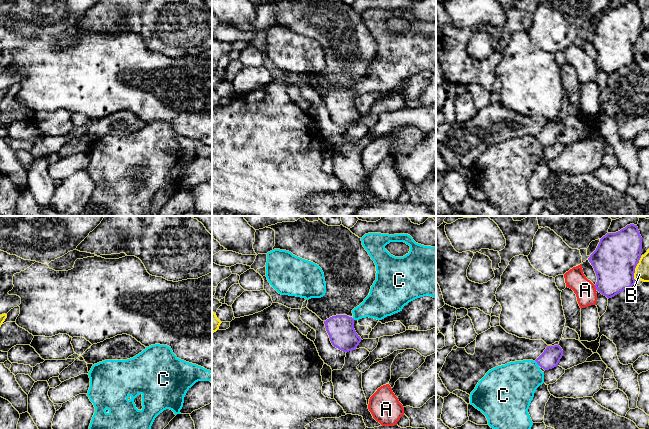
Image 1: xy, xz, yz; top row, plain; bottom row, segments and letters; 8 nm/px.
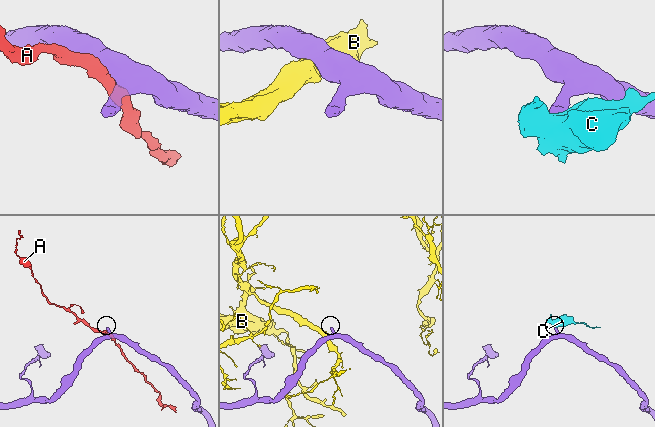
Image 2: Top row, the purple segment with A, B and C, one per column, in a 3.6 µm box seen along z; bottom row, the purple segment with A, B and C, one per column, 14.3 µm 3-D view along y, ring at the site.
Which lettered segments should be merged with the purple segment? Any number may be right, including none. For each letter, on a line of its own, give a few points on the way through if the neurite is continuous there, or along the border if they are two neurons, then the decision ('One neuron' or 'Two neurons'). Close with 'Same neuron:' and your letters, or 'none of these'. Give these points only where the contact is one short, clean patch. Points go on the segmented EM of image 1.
A: Two neurons
B: Two neurons
C: Path across: yz (551, 356), (547, 360), (537, 363), (514, 384). One neuron
Same neuron: C

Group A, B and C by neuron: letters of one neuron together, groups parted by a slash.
A / B / C

